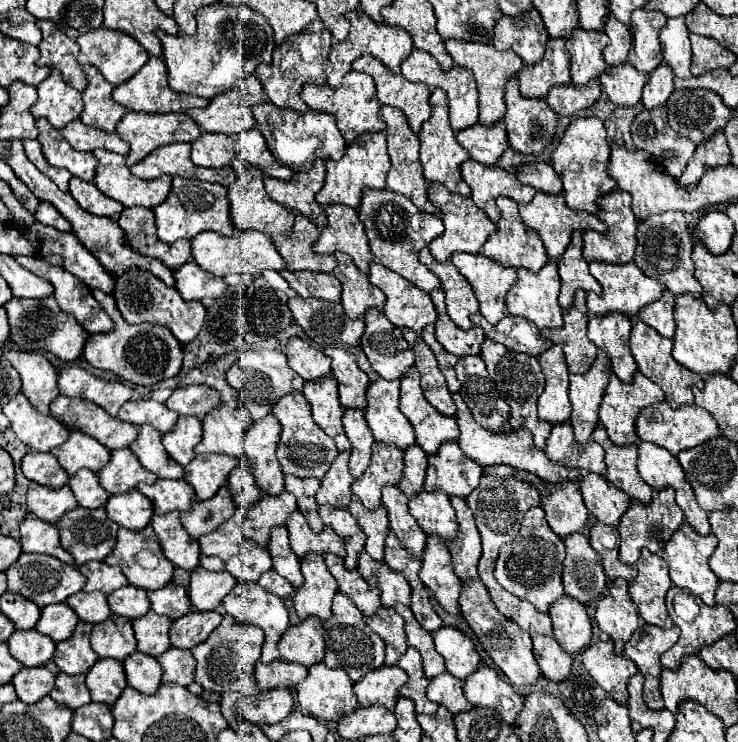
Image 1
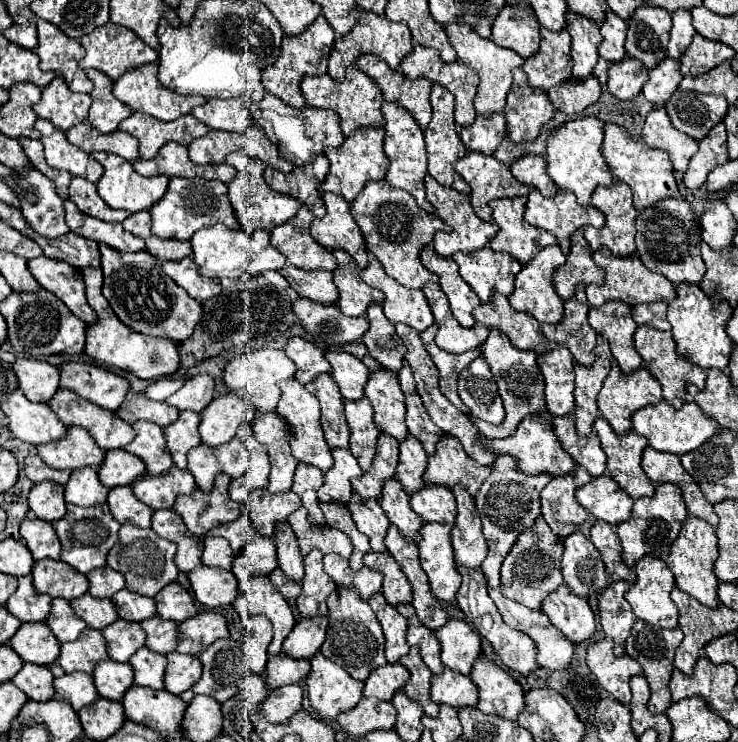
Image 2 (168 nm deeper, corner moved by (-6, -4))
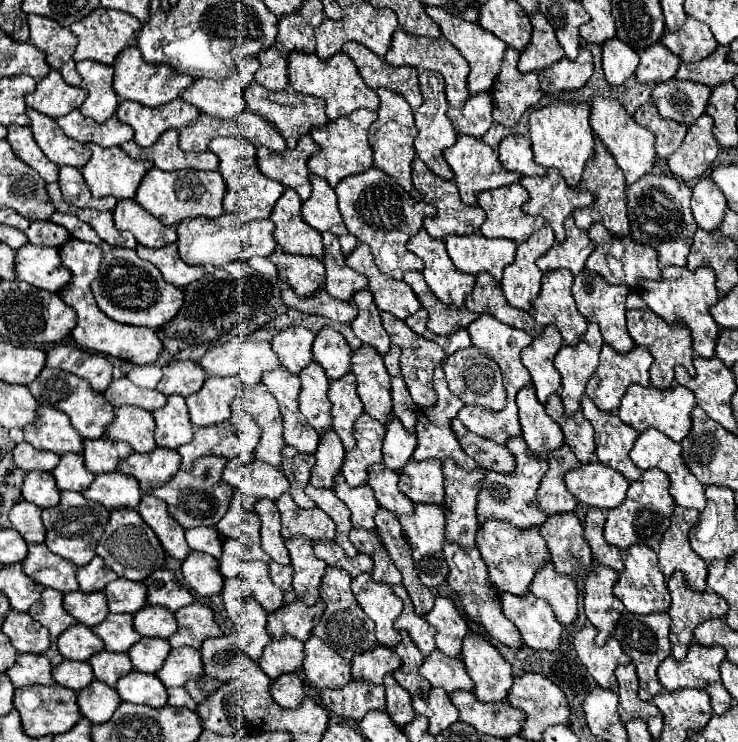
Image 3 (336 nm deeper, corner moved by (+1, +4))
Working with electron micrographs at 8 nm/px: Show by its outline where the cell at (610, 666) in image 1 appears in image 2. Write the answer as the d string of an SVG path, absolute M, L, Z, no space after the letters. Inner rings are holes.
M610 639L590 645L586 663L588 663L590 671L596 675L600 687L606 689L622 705L630 707L632 693L630 693L628 681L630 681L630 677L640 675L642 667L638 665L638 661L630 659L628 655L616 657L612 649L614 649L614 641L610 641Z

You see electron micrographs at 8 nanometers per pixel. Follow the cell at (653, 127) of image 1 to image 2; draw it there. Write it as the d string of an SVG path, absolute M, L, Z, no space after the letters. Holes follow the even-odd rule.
M654 107L646 115L646 121L642 127L642 139L646 141L648 147L662 149L670 155L670 161L676 171L676 181L682 183L682 177L688 169L688 161L698 151L698 141L676 131L664 107Z

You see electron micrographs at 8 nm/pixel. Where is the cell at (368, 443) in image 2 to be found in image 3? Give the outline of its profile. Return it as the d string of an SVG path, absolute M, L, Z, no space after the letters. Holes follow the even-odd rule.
M347 373L345 377L331 381L329 401L333 415L333 431L343 441L343 447L349 451L351 447L355 447L355 439L353 439L355 419L363 413L363 405L361 399L357 397L357 383L353 373Z

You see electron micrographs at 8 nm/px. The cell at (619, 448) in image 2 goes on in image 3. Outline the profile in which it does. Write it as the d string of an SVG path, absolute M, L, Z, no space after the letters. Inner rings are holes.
M583 395L581 399L581 411L595 429L595 455L599 457L599 461L619 471L627 481L639 479L643 471L629 459L629 451L639 433L627 427L619 419L619 415L601 411L587 395Z

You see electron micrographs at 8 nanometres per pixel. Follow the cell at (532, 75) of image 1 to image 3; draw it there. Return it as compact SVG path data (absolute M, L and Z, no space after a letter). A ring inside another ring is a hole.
M539 11L529 13L529 17L531 17L531 25L533 25L533 35L531 35L531 41L525 47L525 51L521 51L521 59L519 59L521 73L539 71L551 63L557 63L565 55L563 49L559 47L559 41L555 39L555 33L551 31L551 25L547 23L547 19Z

